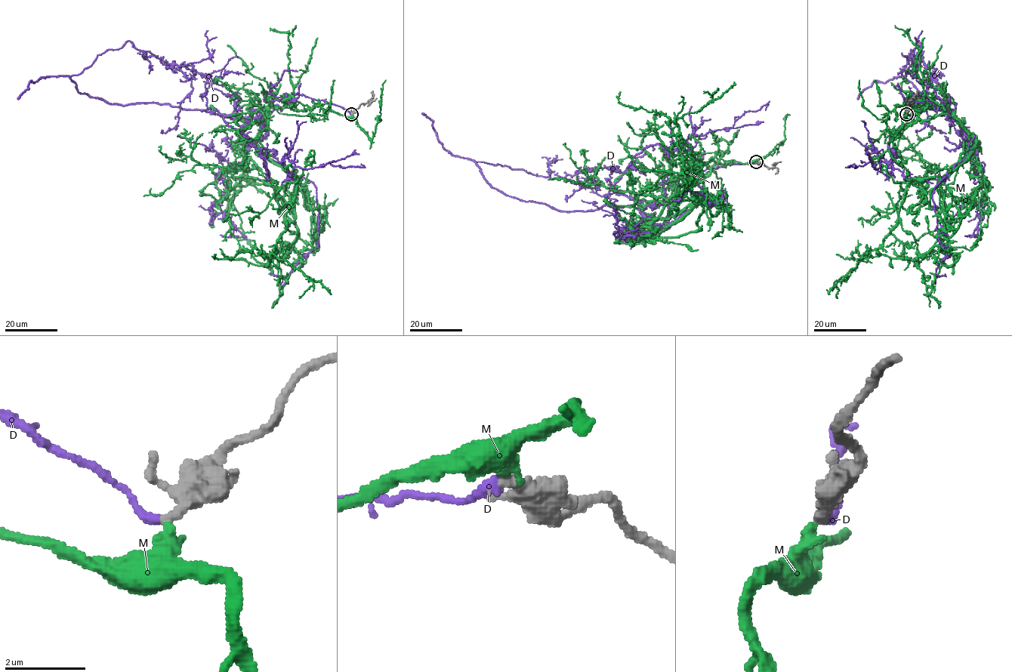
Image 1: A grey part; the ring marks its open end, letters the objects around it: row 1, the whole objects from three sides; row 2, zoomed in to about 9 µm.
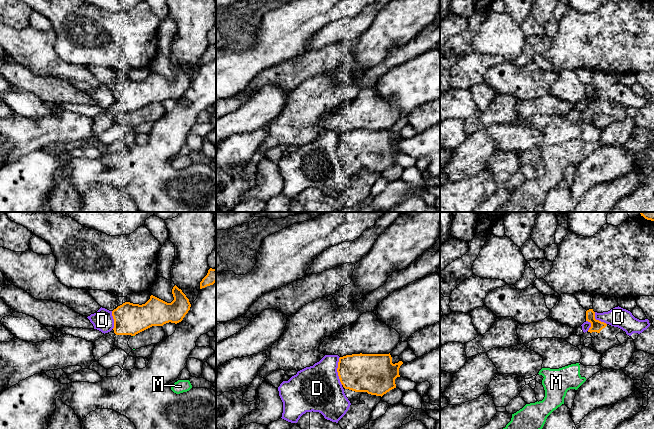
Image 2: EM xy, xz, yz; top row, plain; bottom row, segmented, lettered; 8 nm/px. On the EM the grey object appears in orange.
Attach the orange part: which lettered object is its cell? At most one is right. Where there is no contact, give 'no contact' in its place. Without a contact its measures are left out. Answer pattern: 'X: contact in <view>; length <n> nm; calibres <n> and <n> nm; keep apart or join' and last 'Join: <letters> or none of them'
D: contact in xz; length 220 nm; calibres 300 and 380 nm; keep apart
M: no contact; keep apart
Join: none of them

